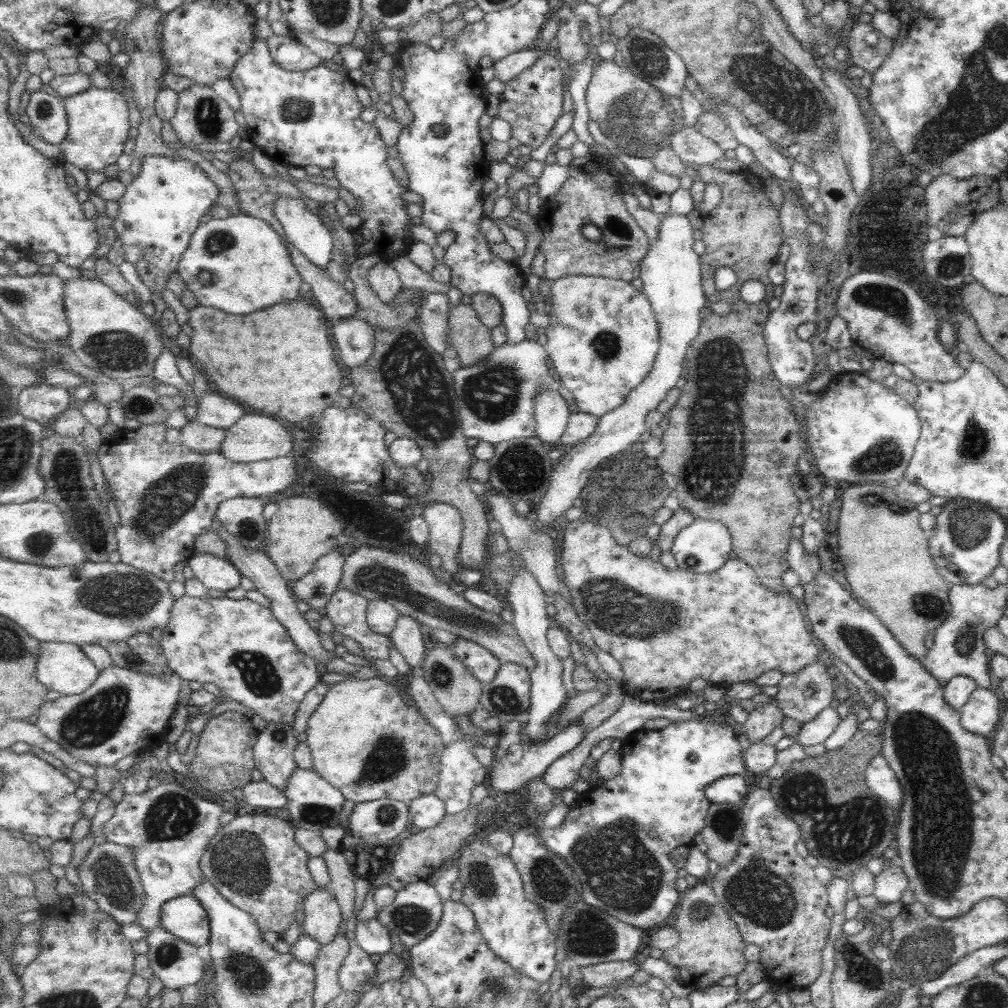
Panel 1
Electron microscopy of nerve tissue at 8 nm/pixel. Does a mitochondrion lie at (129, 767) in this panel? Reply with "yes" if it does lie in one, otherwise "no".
no

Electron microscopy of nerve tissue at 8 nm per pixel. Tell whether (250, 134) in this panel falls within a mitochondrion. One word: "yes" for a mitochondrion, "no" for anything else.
no

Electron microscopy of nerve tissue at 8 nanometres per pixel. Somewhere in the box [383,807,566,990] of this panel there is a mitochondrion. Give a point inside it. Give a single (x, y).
(482, 884)

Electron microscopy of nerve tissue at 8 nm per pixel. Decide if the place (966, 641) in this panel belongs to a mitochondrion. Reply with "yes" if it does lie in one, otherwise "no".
yes

